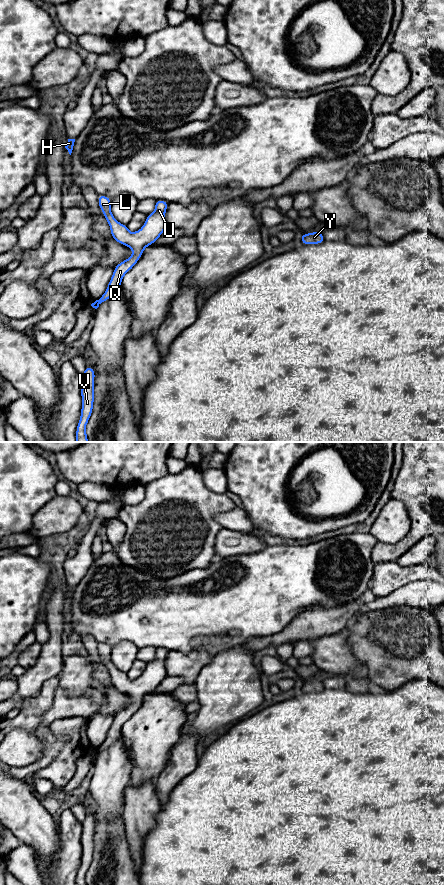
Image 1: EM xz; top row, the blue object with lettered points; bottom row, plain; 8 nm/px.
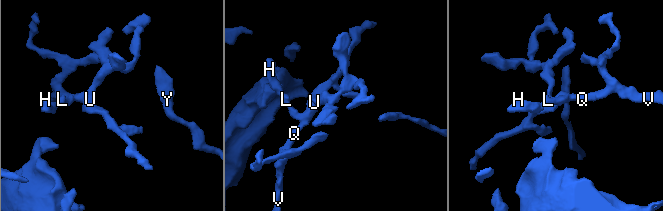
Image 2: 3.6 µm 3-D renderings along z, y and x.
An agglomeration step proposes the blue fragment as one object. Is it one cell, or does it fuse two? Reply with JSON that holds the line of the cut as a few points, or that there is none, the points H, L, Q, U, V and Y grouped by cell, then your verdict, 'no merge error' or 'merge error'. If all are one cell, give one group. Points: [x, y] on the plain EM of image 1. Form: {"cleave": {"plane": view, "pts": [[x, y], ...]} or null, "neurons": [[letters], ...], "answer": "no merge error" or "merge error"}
{"cleave": null, "neurons": [["H", "L", "Q", "U", "V", "Y"]], "answer": "no merge error"}

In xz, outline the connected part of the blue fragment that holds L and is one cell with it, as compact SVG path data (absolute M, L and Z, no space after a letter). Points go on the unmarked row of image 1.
M99 643L98 652L104 662L104 666L109 671L111 685L118 691L131 695L133 701L130 706L123 708L114 715L113 723L106 739L98 748L91 752L95 757L121 738L121 729L124 723L135 714L141 706L144 697L158 688L161 682L166 678L165 660L169 651L165 648L156 648L155 659L147 663L143 675L134 681L131 681L127 673L121 672L112 663L111 646L105 643Z

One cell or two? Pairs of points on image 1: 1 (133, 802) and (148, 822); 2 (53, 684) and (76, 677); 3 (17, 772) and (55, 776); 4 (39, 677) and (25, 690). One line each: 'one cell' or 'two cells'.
1: one cell
2: two cells
3: two cells
4: one cell

